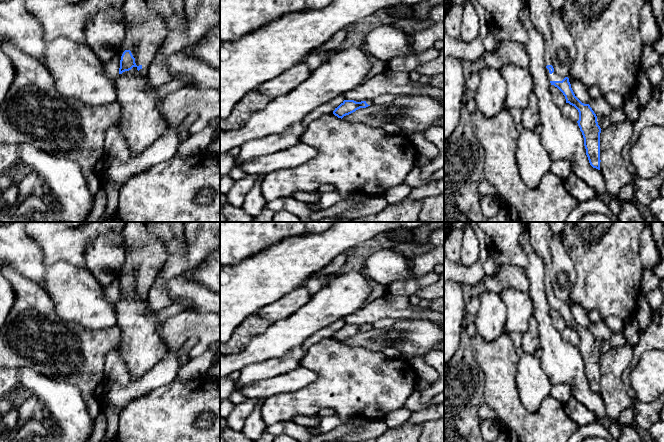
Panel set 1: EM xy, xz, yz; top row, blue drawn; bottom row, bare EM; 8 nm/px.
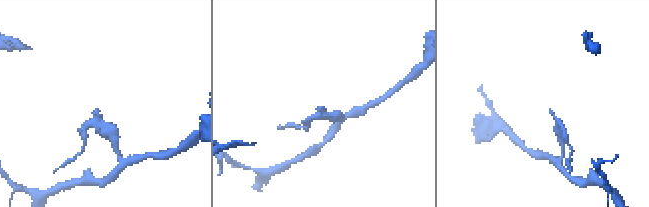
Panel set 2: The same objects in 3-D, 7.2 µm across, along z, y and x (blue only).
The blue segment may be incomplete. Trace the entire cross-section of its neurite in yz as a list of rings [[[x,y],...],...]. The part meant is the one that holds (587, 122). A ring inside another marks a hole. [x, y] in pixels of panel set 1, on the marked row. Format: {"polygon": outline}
{"polygon": [[[529,0],[530,19],[536,30],[542,35],[545,45],[544,60],[546,72],[551,85],[557,87],[565,96],[566,103],[574,106],[579,112],[577,121],[584,138],[584,146],[589,163],[600,170],[600,133],[601,128],[597,116],[589,104],[582,103],[574,94],[568,77],[562,77],[554,72],[551,60],[551,44],[553,35],[550,31],[550,17],[553,5],[550,0]]]}

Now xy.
{"polygon": [[[124,0],[126,47],[120,60],[119,74],[136,67],[145,75],[159,44],[166,39],[169,29],[163,16],[155,9],[153,0]]]}

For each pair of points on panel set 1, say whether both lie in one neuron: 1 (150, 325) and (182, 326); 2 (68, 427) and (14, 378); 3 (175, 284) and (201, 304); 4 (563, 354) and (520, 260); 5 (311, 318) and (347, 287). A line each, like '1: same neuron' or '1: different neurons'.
1: different neurons
2: same neuron
3: same neuron
4: different neurons
5: same neuron

